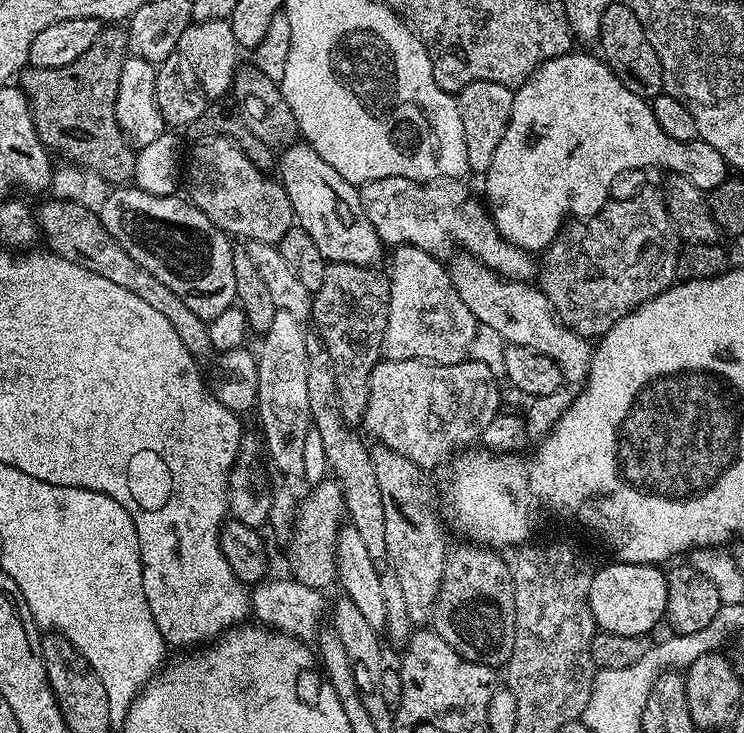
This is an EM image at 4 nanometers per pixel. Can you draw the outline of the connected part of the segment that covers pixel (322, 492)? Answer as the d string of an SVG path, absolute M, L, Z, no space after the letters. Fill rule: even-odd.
M325 478L320 483L315 485L315 488L310 492L310 494L305 495L304 498L300 501L299 508L296 510L295 519L292 521L291 529L290 529L290 539L292 541L288 544L288 564L292 567L292 572L290 572L291 579L297 580L298 582L302 582L302 586L310 586L311 588L315 588L317 590L325 590L324 588L328 588L331 584L334 584L334 581L337 579L338 573L336 571L336 539L338 538L338 534L340 533L342 527L342 521L340 521L340 514L342 518L342 511L344 508L344 490L340 487L339 483L335 479Z

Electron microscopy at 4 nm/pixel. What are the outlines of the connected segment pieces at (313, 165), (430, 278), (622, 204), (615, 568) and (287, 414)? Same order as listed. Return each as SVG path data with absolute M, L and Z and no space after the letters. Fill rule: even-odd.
M307 142L299 143L289 143L283 149L285 152L280 156L280 173L278 173L278 179L284 185L286 194L290 198L295 223L302 230L306 230L310 238L314 238L314 246L322 250L325 261L371 265L375 261L372 259L379 254L380 248L382 249L382 241L378 238L374 226L370 226L370 218L366 218L359 187L346 182L346 178L342 178L342 174L338 174L338 170L334 170L334 166L330 166L330 162L322 158L322 154L318 154L318 150L314 150Z
M402 244L391 249L392 272L390 271L390 306L384 335L383 355L389 360L428 360L431 364L457 364L469 355L475 338L478 322L474 314L458 298L458 290L448 277L447 267L439 264L433 253L413 244Z
M645 190L629 200L609 199L596 216L573 221L573 224L565 223L552 243L543 249L544 261L538 264L538 287L552 304L560 323L577 336L599 338L606 335L626 313L677 283L676 267L682 248L659 191Z
M611 563L605 568L597 567L590 582L590 610L597 629L610 634L648 636L651 628L665 619L665 573L651 564Z
M277 311L274 314L274 322L270 326L270 330L266 330L262 334L264 340L260 344L260 357L254 361L254 367L257 370L257 396L258 413L260 412L261 424L264 426L263 439L266 443L266 450L272 454L270 456L271 465L282 472L282 474L296 474L303 476L305 463L305 445L306 434L314 423L310 414L310 397L306 395L306 362L308 355L306 354L306 335L305 329L302 330L301 321L294 318L294 314L286 314Z

